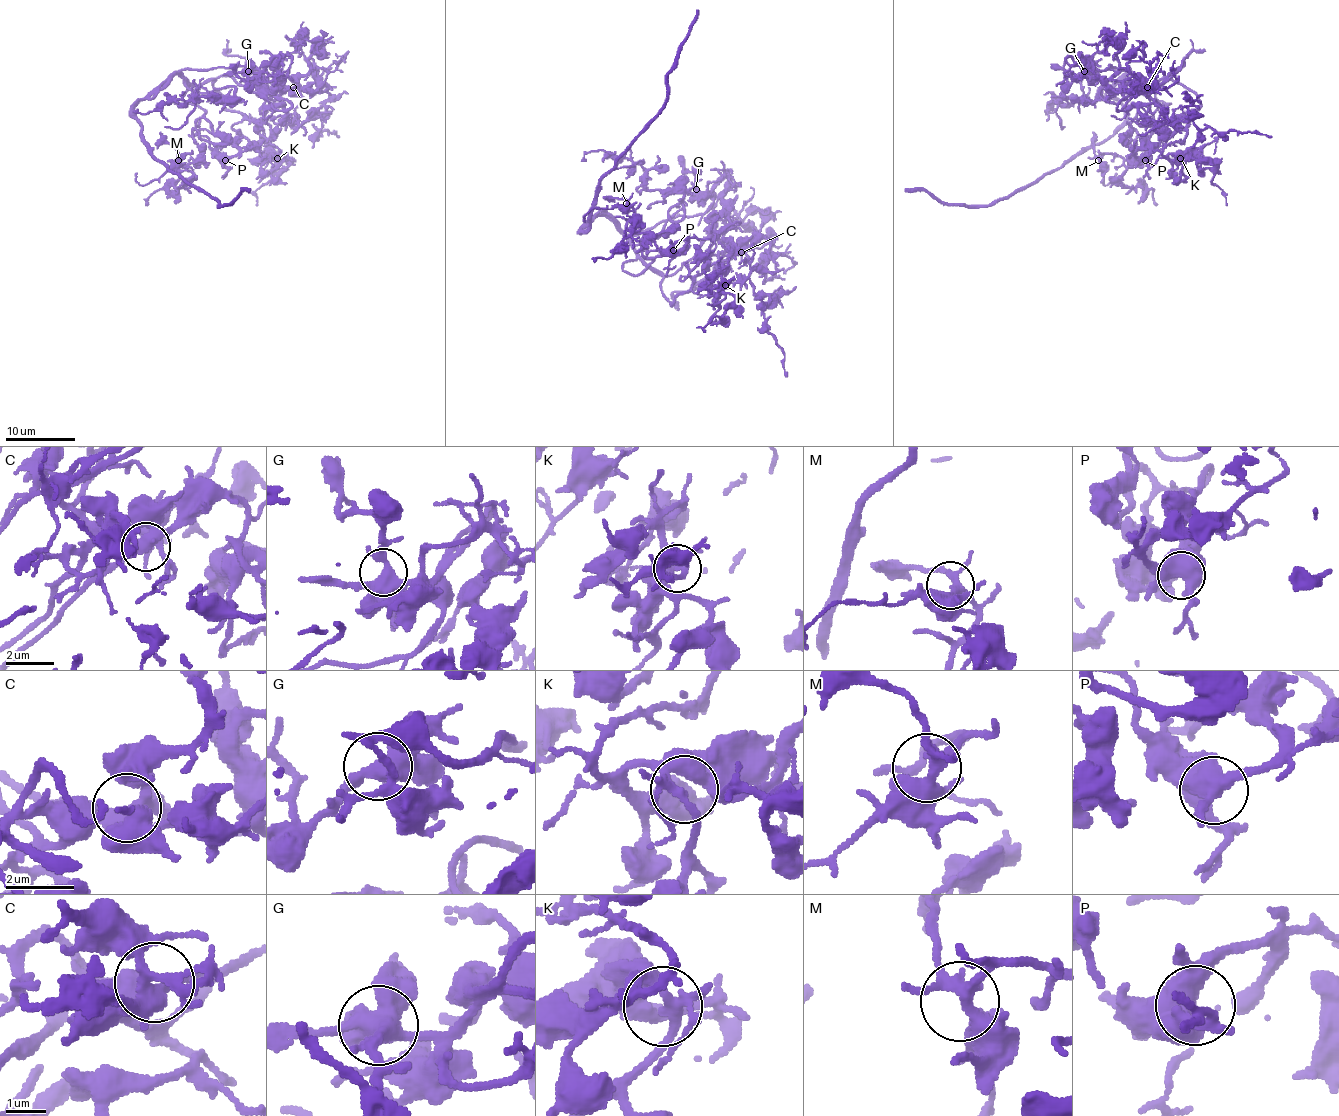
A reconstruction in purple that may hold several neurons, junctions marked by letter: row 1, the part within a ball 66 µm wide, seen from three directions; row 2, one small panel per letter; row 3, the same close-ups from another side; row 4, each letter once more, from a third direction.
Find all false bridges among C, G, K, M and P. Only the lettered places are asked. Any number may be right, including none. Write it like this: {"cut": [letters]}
{"cut": []}

